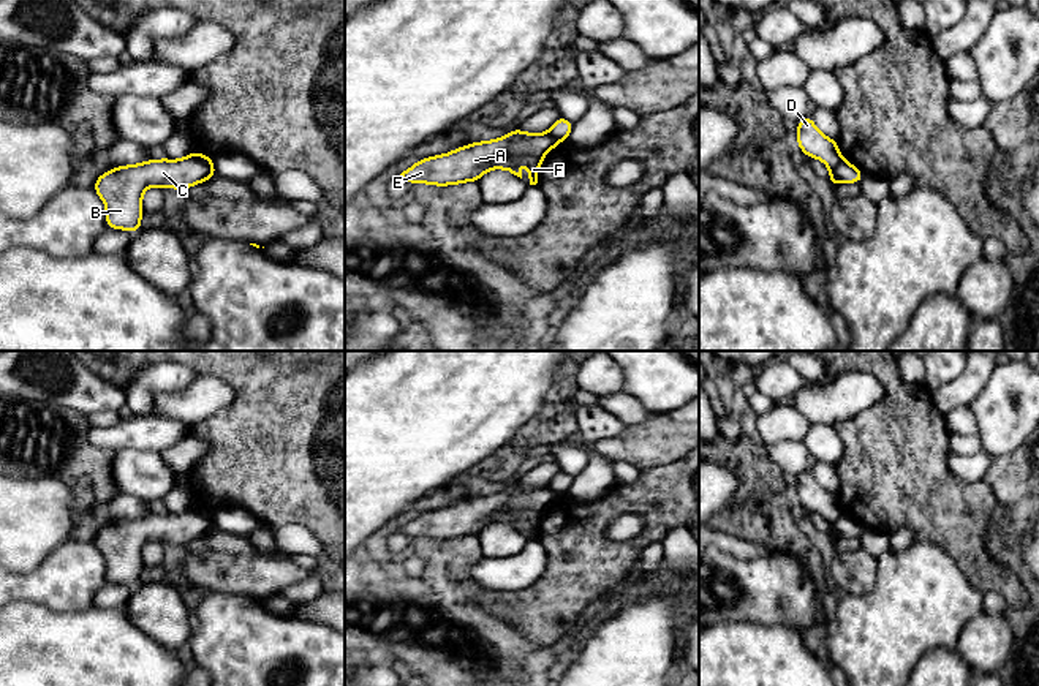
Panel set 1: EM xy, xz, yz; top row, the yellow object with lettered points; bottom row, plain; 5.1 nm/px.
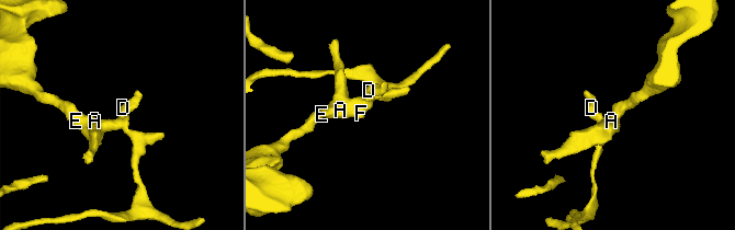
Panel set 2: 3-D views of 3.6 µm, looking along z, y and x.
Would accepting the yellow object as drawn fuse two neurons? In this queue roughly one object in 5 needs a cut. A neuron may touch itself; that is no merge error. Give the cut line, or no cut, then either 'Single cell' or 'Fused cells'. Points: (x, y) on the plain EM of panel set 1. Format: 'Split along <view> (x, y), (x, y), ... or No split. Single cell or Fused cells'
Split along xy (192, 506), (207, 520), (206, 533). Fused cells

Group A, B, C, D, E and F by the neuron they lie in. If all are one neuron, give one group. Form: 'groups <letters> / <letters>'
groups A B C E F / D

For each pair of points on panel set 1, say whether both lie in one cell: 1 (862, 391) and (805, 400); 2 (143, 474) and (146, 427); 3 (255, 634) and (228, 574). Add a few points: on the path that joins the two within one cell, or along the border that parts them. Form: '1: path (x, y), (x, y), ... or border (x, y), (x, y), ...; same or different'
1: path (848, 394), (840, 400), (819, 400); same
2: border (158, 451), (119, 449), (114, 454); different
3: border (214, 591), (249, 598); different

